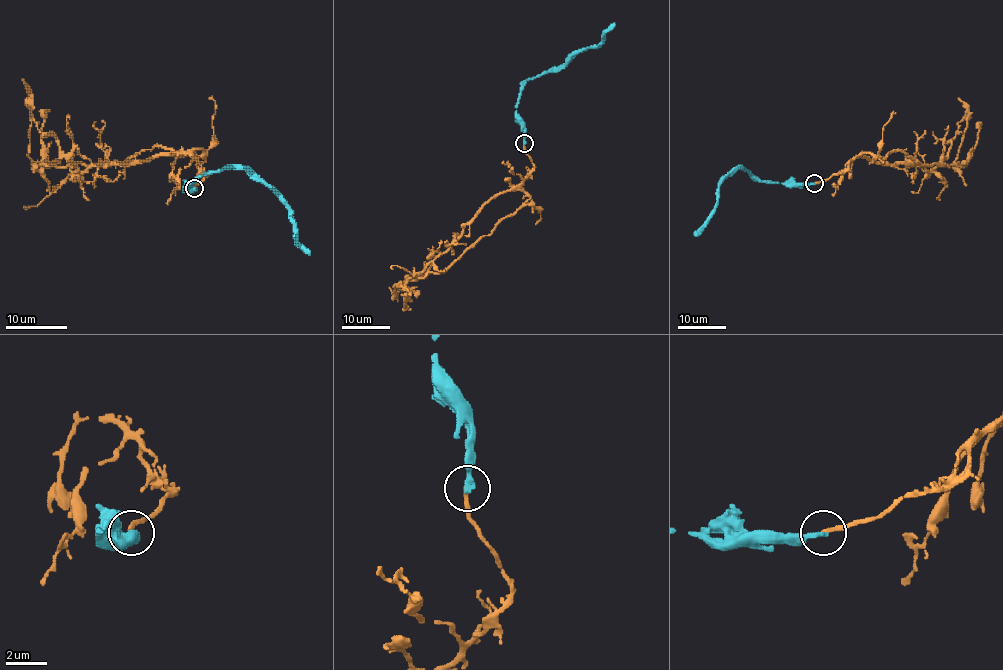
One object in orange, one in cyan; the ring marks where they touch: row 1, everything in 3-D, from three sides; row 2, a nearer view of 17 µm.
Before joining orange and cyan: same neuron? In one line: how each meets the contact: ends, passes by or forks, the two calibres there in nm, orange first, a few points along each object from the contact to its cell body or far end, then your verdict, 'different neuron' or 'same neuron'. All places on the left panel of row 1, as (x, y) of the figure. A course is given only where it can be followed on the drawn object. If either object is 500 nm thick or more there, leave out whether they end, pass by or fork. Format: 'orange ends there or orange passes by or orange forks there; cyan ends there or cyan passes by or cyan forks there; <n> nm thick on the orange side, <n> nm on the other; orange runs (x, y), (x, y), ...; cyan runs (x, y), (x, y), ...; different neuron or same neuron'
orange ends there; cyan ends there; 200 nm thick on the orange side, 280 nm on the other; orange runs (193, 188), (207, 175), (189, 154), (103, 162), (82, 172), (57, 140), (37, 128), (22, 79); cyan runs (193, 188), (184, 188), (201, 175), (224, 168), (247, 168), (288, 211), (295, 240), (310, 255); different neuron

